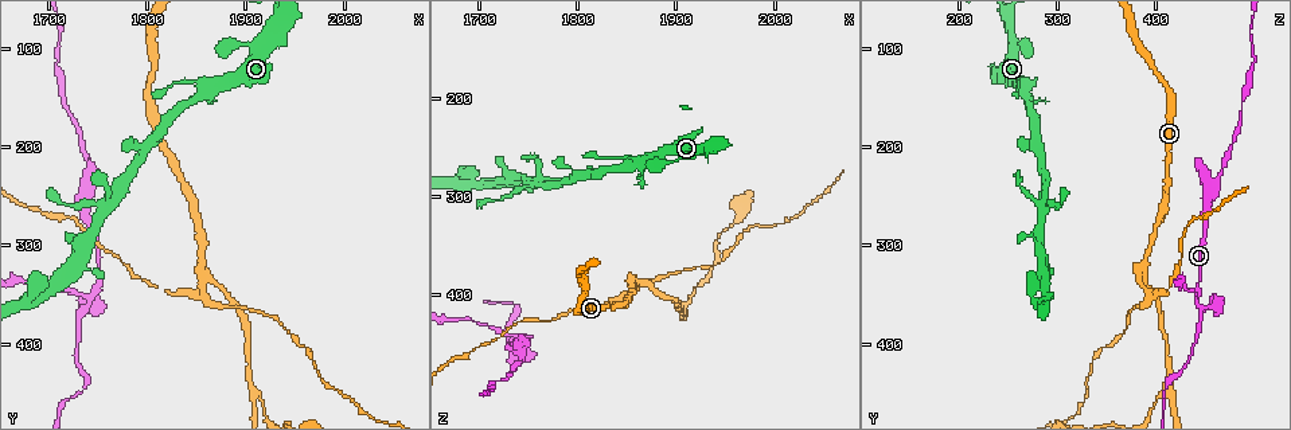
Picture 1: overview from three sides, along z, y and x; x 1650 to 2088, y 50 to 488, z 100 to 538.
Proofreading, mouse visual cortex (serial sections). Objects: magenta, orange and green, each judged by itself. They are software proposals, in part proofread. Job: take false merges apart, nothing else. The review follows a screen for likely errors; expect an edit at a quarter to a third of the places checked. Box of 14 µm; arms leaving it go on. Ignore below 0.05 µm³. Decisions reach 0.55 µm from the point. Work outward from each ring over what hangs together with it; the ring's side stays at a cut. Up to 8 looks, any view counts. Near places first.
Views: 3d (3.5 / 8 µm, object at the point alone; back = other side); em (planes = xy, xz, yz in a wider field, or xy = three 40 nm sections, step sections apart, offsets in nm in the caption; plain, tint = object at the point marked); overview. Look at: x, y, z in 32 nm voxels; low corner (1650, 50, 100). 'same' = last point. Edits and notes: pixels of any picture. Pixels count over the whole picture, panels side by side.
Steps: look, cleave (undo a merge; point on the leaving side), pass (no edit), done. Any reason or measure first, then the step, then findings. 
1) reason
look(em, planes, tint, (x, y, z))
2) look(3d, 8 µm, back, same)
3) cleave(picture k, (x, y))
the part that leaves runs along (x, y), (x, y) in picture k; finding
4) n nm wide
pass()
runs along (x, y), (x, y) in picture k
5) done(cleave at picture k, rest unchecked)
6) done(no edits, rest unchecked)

arms part here
look(3d, 8 µm, (1750, 345, 440))

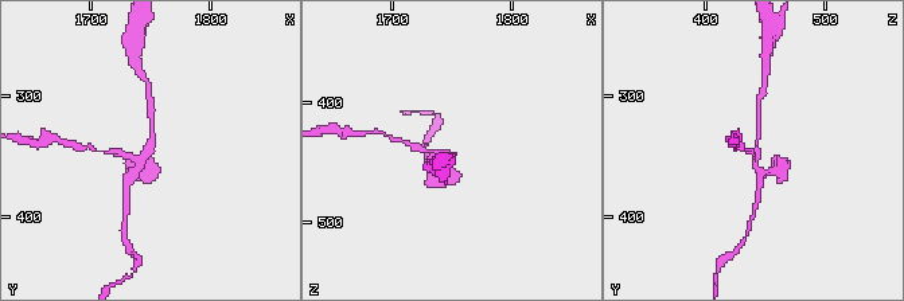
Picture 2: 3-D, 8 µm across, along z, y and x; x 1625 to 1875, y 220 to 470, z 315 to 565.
look(3d, 3.5 µm, (1752, 340, 442))

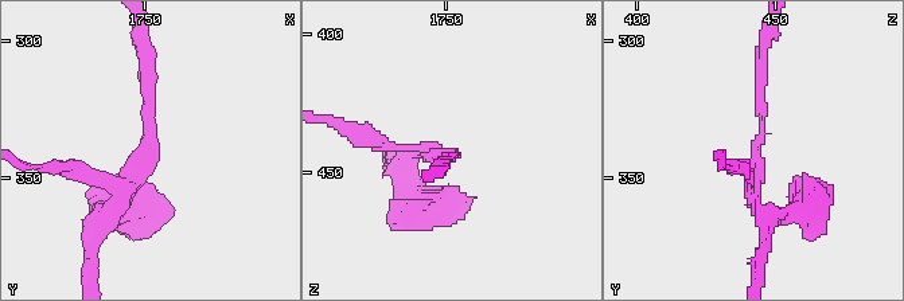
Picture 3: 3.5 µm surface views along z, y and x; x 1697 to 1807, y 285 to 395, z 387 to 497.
shape alone is not enough
look(em, xy, step 1, tint, (1751, 342, 443))

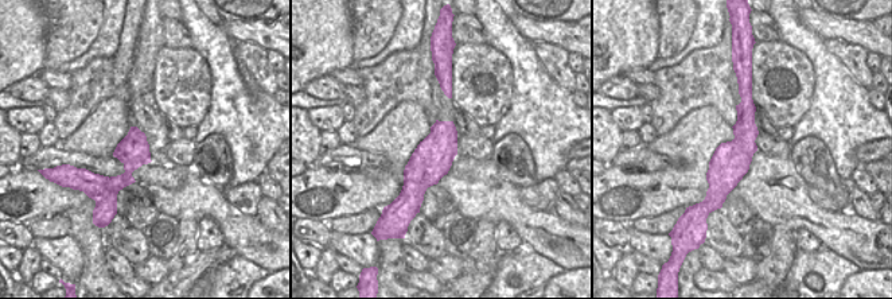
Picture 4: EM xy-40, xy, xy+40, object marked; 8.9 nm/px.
cleave(picture 3, (377, 137))
the part that leaves runs along (416, 149), (384, 147), (338, 125) in picture 3; two cells meet here

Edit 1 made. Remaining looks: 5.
see it whole again
look(overview)

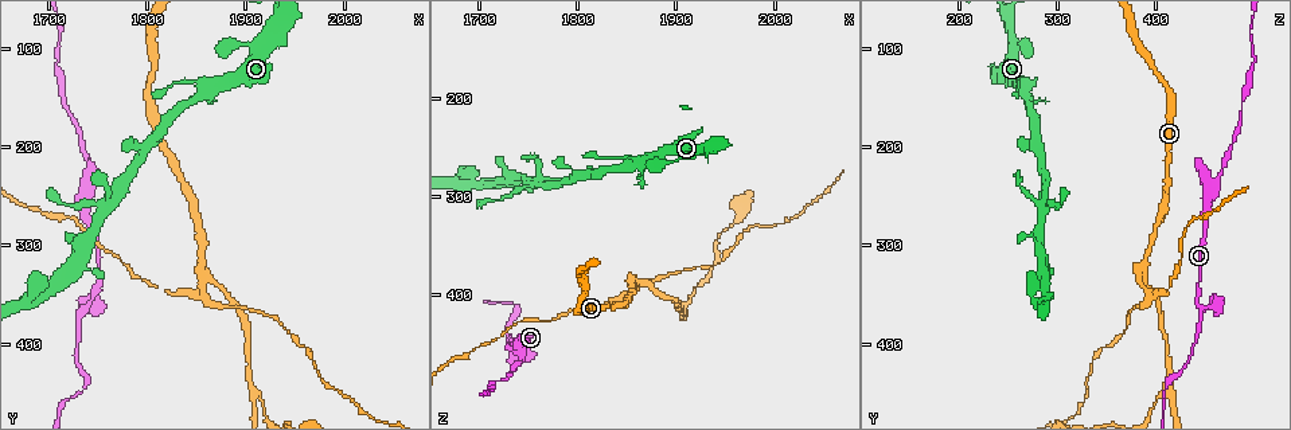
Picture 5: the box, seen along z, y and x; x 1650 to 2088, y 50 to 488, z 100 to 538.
three arms meet
look(3d, 3.5 µm, (1855, 325, 385))

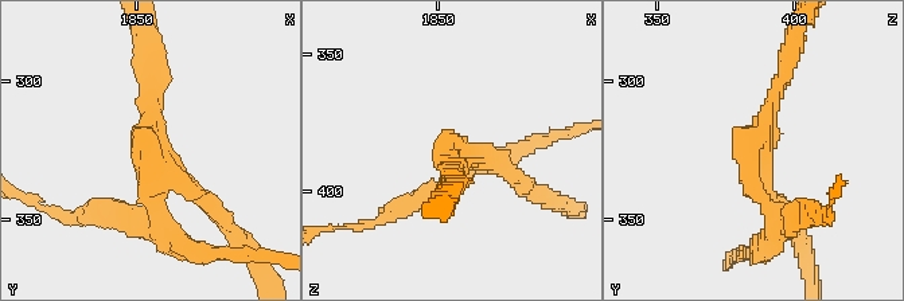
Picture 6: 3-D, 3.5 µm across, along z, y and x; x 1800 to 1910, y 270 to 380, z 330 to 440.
3 arms; arms of 200, 200, 250 nm; shape alone is not enough
look(em, planes, tint, (1854, 327, 384))

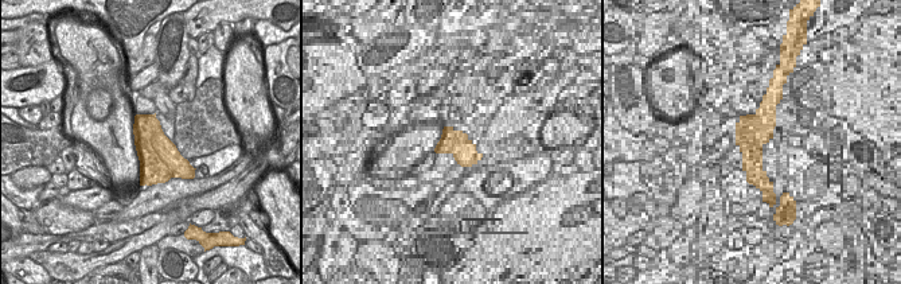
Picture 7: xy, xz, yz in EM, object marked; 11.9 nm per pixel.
cleave(picture 6, (754, 242))
a second cell is stuck on

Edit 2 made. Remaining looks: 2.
done(cleave at picture 3, cleave at picture 6, rest unchecked)

